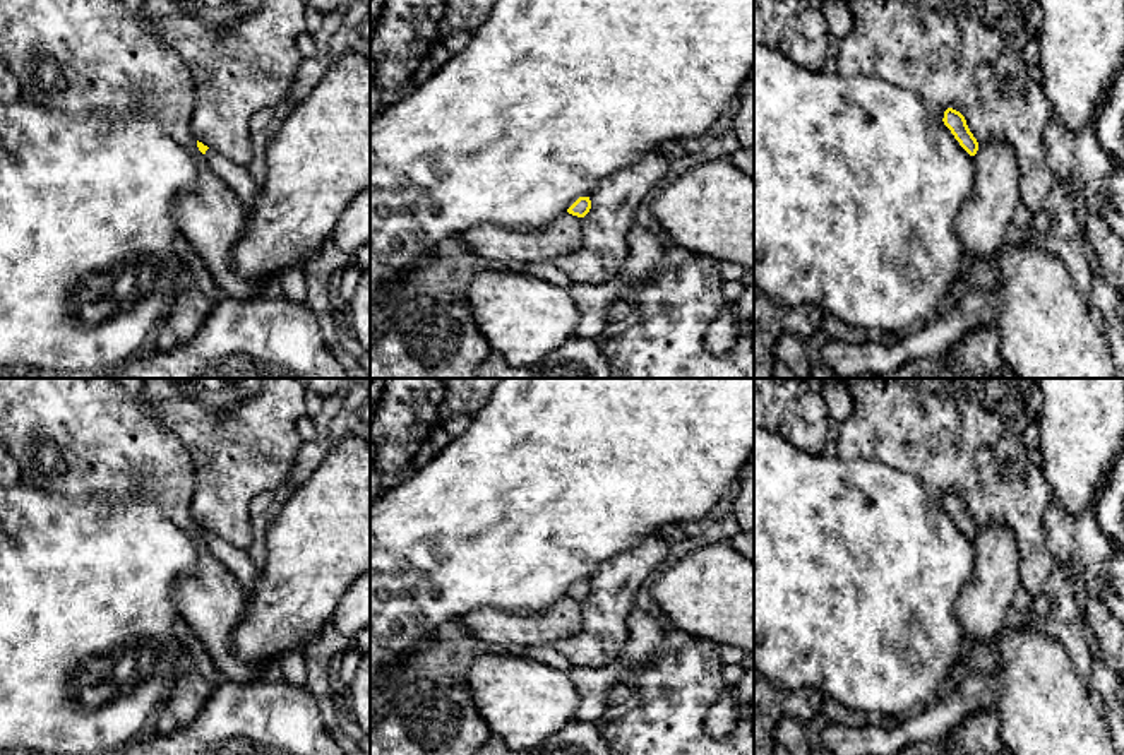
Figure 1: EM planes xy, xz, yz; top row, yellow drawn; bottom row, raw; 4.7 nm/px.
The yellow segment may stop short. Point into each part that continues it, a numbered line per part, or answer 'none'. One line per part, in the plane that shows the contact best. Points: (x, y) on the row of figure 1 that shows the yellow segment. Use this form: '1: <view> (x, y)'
1: xy (237, 178)

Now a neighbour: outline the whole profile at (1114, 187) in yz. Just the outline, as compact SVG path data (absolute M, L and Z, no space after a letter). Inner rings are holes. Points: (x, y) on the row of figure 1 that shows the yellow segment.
M1114 159L1105 192L1112 211L1124 216L1124 168Z

